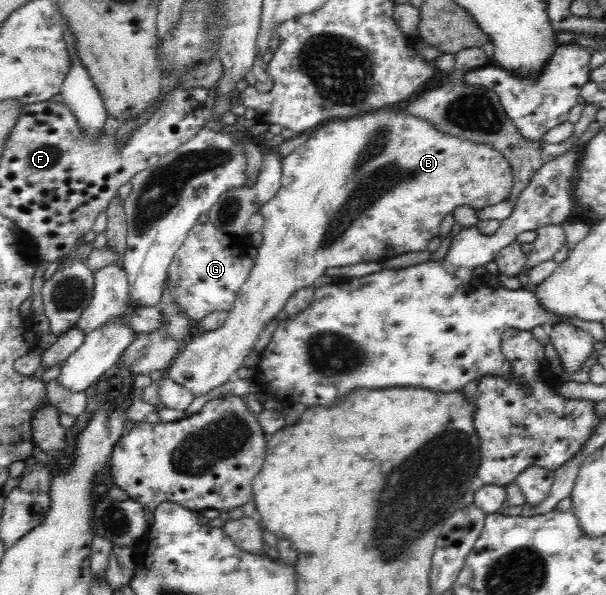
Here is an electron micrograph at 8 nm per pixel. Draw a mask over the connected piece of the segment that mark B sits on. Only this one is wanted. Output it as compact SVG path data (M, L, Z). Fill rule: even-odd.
M399 107L377 109L376 111L365 113L353 119L337 119L326 125L315 128L308 140L297 147L289 155L282 158L281 162L281 184L279 192L269 202L262 207L264 224L260 230L262 240L257 249L257 256L253 260L253 266L249 270L249 276L238 290L234 300L233 308L227 313L225 324L217 330L204 331L197 334L187 344L182 351L173 359L171 365L165 370L166 377L173 379L177 384L190 390L195 396L203 396L213 388L225 384L232 374L237 373L239 367L243 366L243 360L251 354L255 343L259 338L259 332L267 326L277 314L284 310L287 299L298 290L311 287L311 284L323 275L327 268L339 268L339 266L351 266L359 262L381 262L394 256L399 256L409 251L427 250L427 244L433 238L439 237L439 225L444 216L453 213L457 206L470 206L474 211L499 204L506 200L512 189L513 173L509 161L499 151L489 145L477 144L476 142L463 141L449 134L441 133L427 121L421 121L413 115L399 113Z

